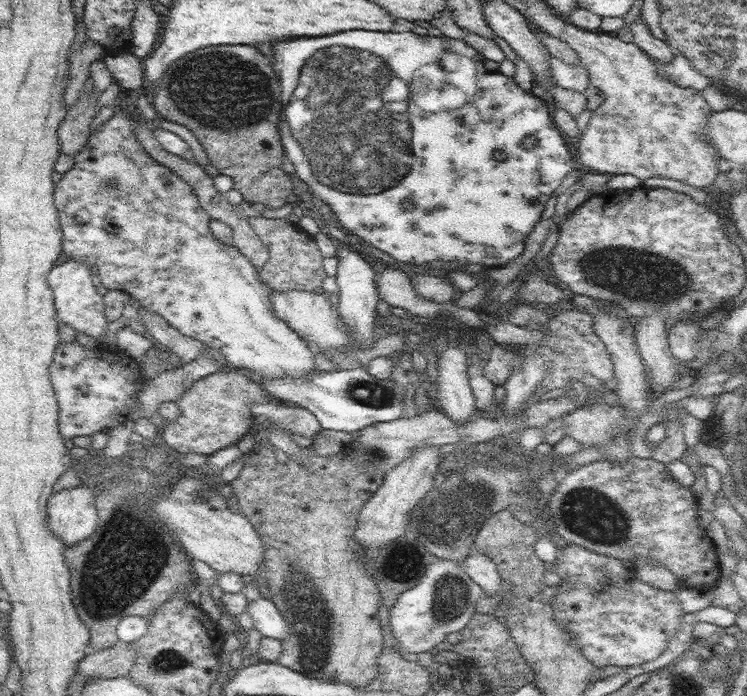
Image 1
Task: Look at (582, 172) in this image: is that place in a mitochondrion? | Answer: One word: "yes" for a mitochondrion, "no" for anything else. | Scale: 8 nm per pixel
no

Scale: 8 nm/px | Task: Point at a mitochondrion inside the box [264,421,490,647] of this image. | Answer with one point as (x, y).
(445, 602)

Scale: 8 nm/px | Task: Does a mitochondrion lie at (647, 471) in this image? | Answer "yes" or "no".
no

